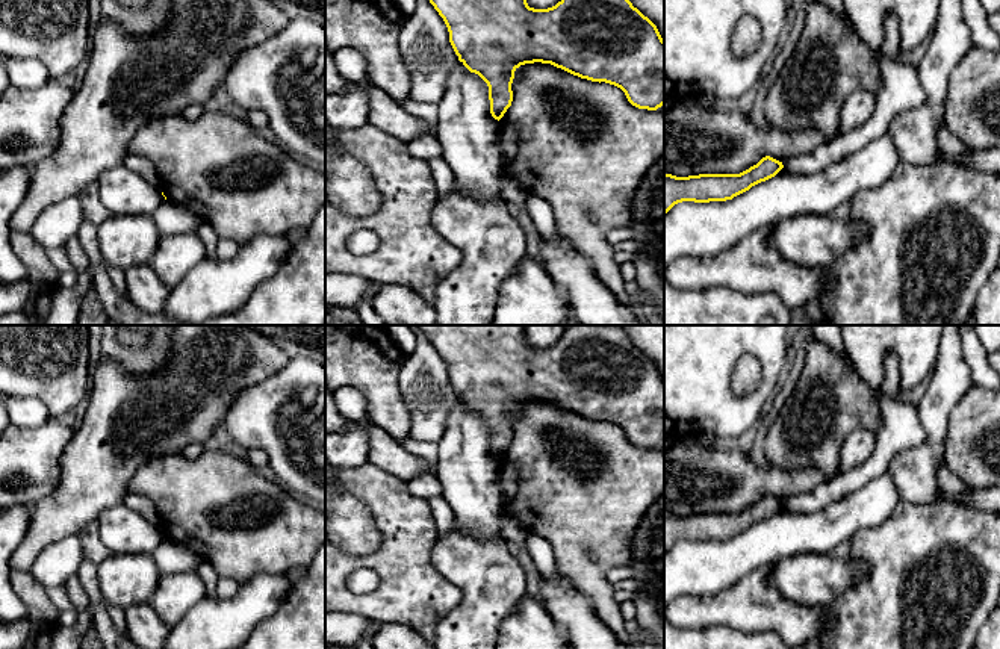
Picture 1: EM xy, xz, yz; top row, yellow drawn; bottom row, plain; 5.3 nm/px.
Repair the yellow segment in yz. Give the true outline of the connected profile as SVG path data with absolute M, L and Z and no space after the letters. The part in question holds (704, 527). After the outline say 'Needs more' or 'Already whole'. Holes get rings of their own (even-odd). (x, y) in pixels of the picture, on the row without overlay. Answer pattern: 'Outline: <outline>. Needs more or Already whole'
Outline: M766 495L740 513L699 513L688 516L664 513L664 552L682 540L732 539L752 525L775 516L782 507L782 501Z. Already whole

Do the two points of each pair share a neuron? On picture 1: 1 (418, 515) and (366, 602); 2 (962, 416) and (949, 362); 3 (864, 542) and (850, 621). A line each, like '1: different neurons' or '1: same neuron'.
1: same neuron
2: different neurons
3: same neuron

